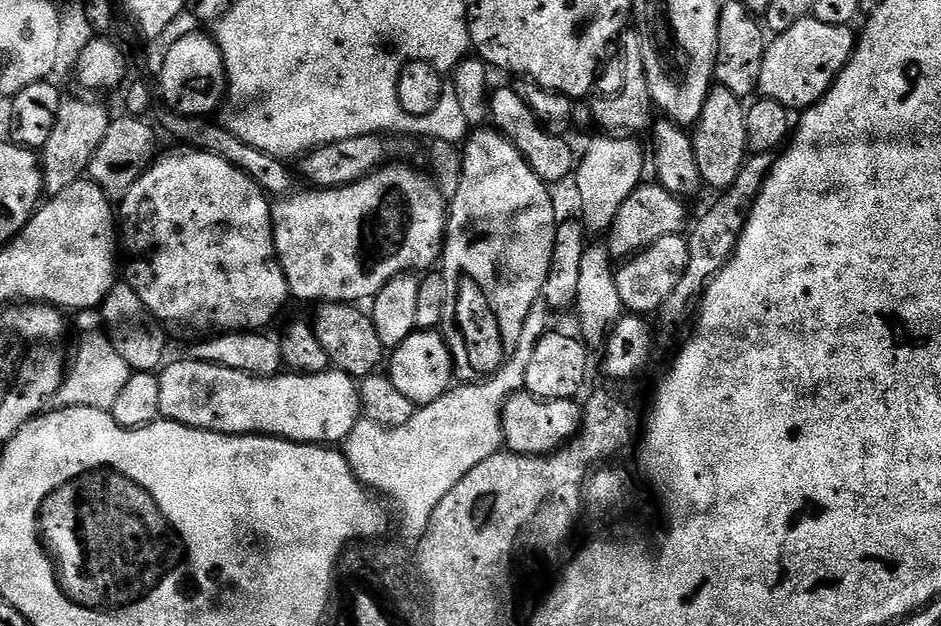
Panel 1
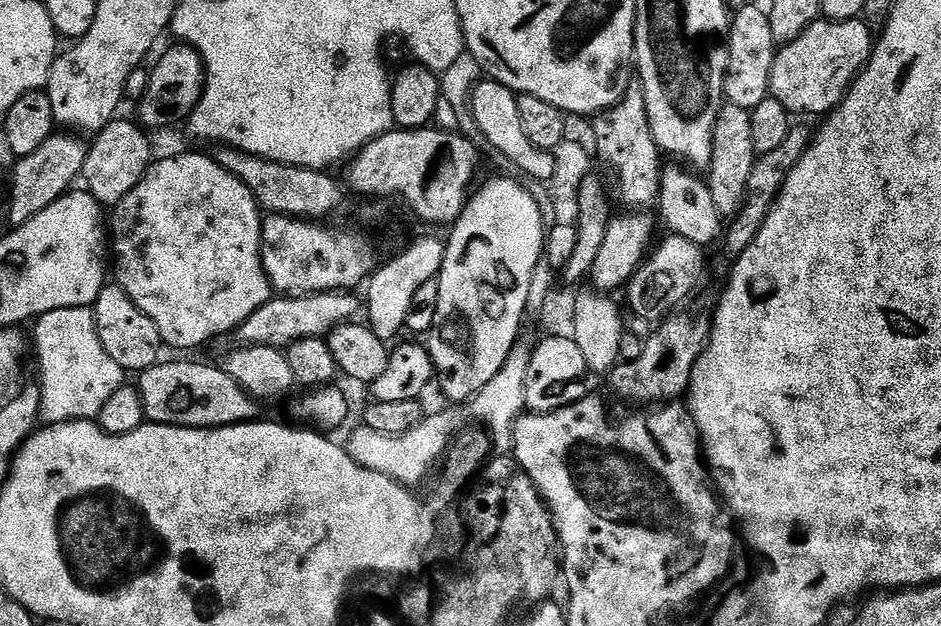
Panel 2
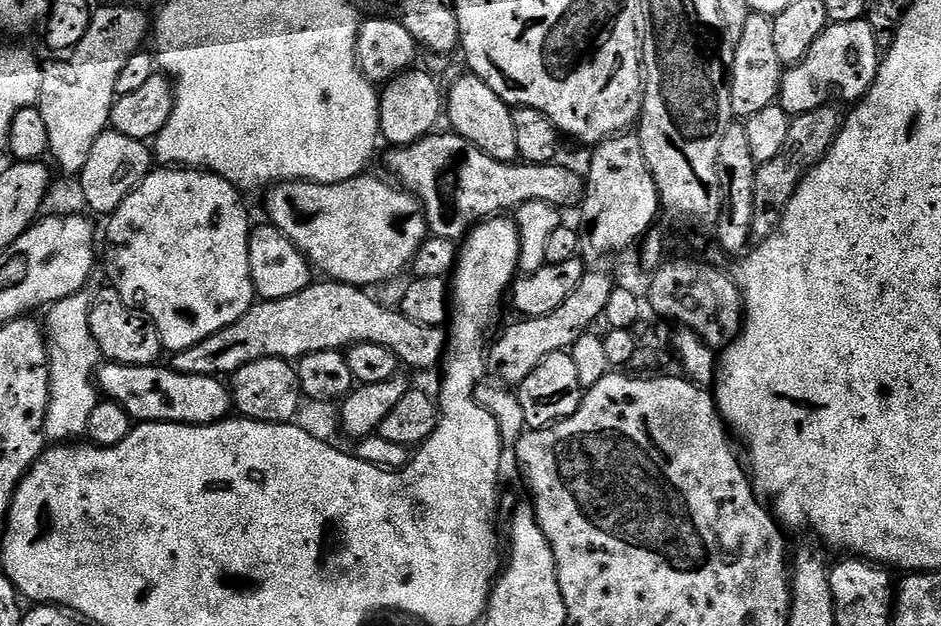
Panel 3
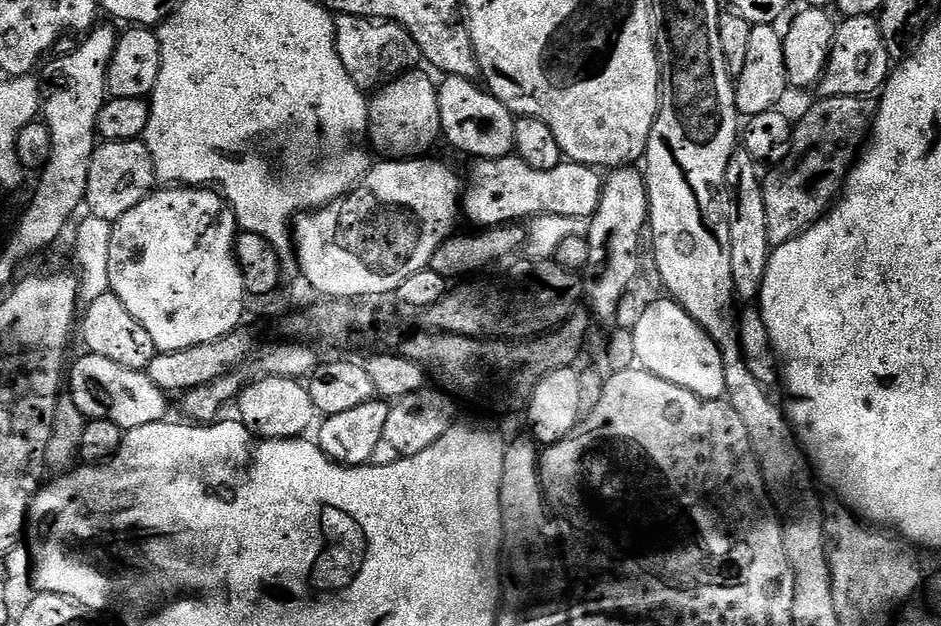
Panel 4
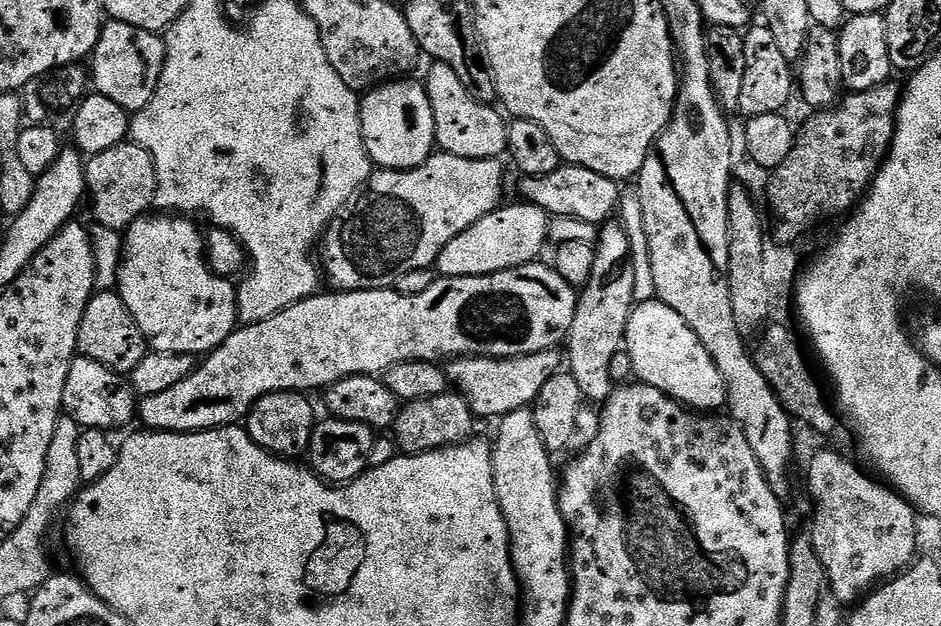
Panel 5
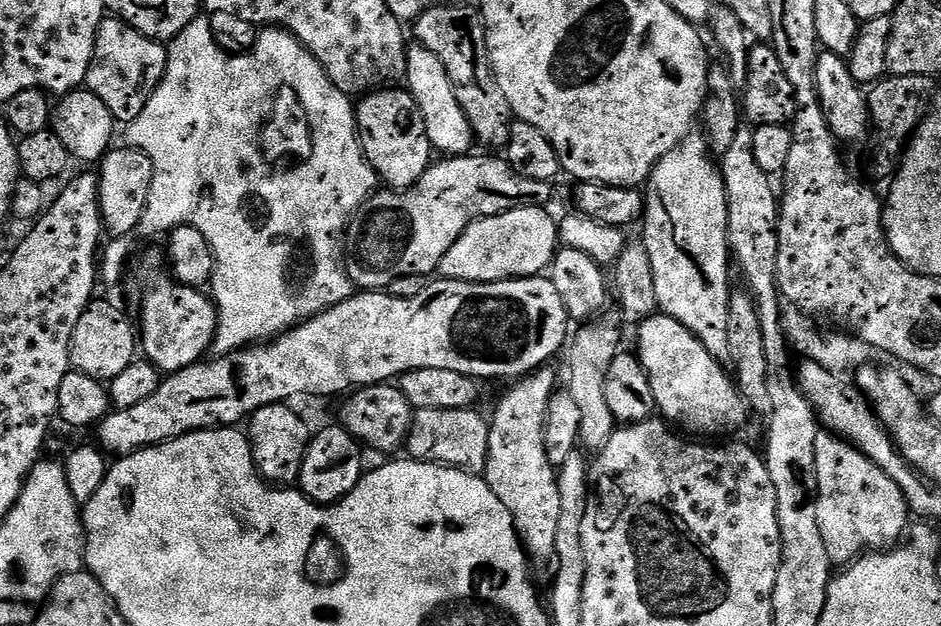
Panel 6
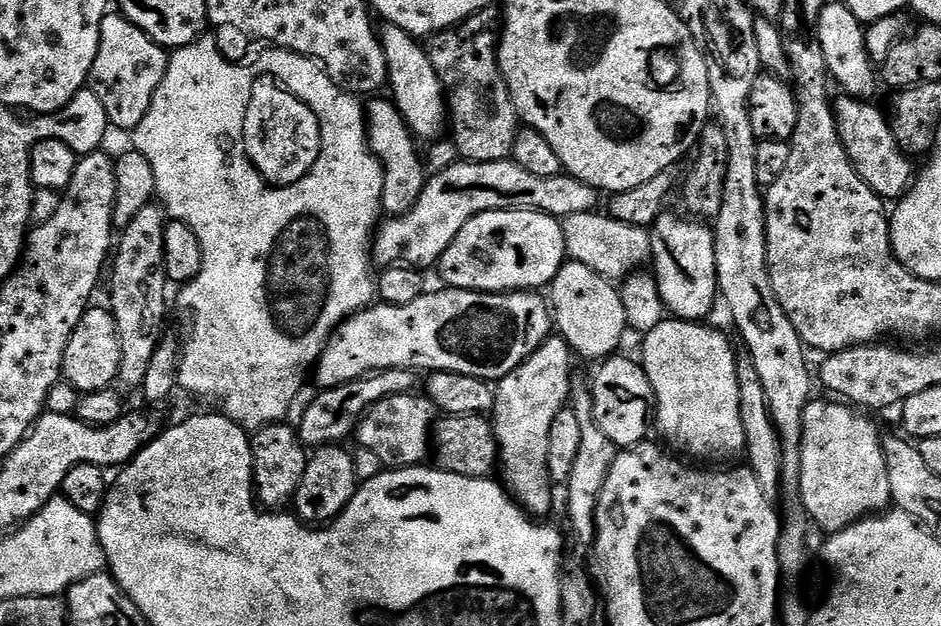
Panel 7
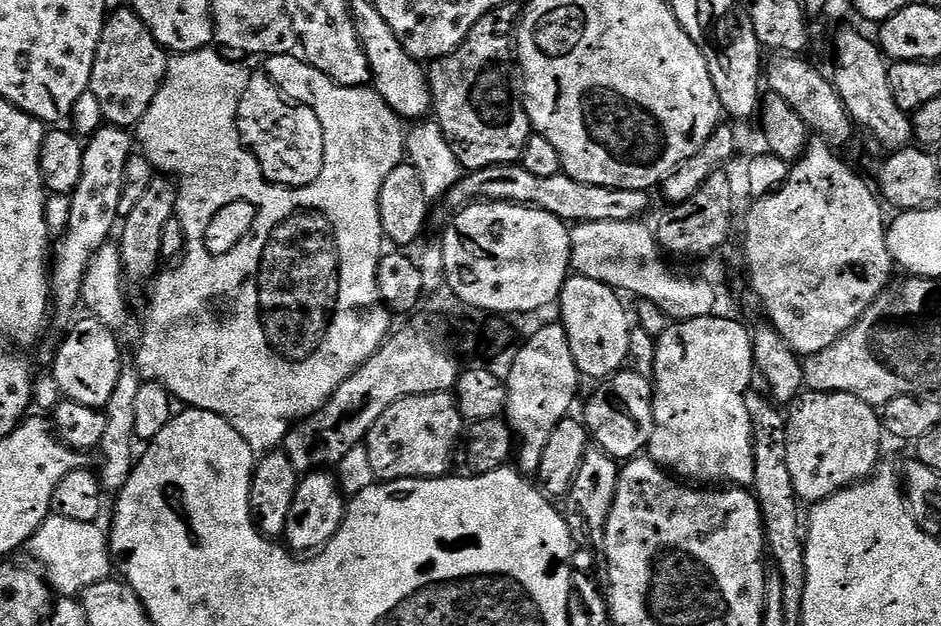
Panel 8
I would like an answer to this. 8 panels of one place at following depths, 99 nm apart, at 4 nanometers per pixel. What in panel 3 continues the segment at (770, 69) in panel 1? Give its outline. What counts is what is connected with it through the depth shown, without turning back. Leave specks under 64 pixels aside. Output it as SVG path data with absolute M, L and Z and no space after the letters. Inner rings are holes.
M867 19L829 23L828 28L818 34L814 46L810 46L806 58L785 71L778 97L780 107L797 117L803 112L840 102L836 100L859 102L876 81L880 69L882 44L880 48L876 40L879 40L878 33L868 25Z

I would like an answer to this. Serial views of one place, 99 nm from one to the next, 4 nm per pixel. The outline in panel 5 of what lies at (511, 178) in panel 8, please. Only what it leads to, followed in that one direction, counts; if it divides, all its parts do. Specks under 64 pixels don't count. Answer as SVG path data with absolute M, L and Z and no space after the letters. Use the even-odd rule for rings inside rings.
M437 151L429 160L422 162L422 166L417 168L411 168L410 170L390 170L385 168L373 171L372 175L368 177L368 183L355 197L354 203L347 209L346 214L335 216L324 230L322 237L322 248L324 244L322 272L327 283L329 280L332 283L329 285L337 292L361 292L362 290L374 290L375 288L392 288L398 282L398 278L402 278L402 274L410 274L410 270L418 270L419 268L432 268L436 263L438 254L446 246L446 242L450 242L458 234L462 234L462 230L474 226L474 222L478 222L486 214L495 212L497 208L501 207L503 200L500 199L504 196L504 168L500 163L499 159L475 160L474 158L458 158L449 152Z

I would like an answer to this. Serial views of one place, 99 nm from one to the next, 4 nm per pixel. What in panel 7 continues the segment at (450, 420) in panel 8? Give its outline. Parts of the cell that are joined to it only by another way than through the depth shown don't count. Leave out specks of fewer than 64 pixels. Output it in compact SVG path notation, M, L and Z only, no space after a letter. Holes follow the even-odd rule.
M400 392L396 396L382 398L365 416L354 433L355 443L370 450L380 459L385 469L415 468L423 465L430 456L430 437L438 419L438 409L427 395L416 396L412 392Z

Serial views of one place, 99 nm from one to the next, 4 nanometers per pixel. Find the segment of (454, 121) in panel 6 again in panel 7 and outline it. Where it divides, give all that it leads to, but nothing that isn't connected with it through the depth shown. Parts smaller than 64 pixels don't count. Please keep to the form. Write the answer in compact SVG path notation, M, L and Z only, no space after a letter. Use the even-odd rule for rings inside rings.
M388 24L382 32L384 53L388 62L388 84L397 110L404 116L404 121L417 137L432 140L435 136L445 135L450 124L450 113L446 103L444 85L432 65L432 57L420 49L421 41L406 30Z

